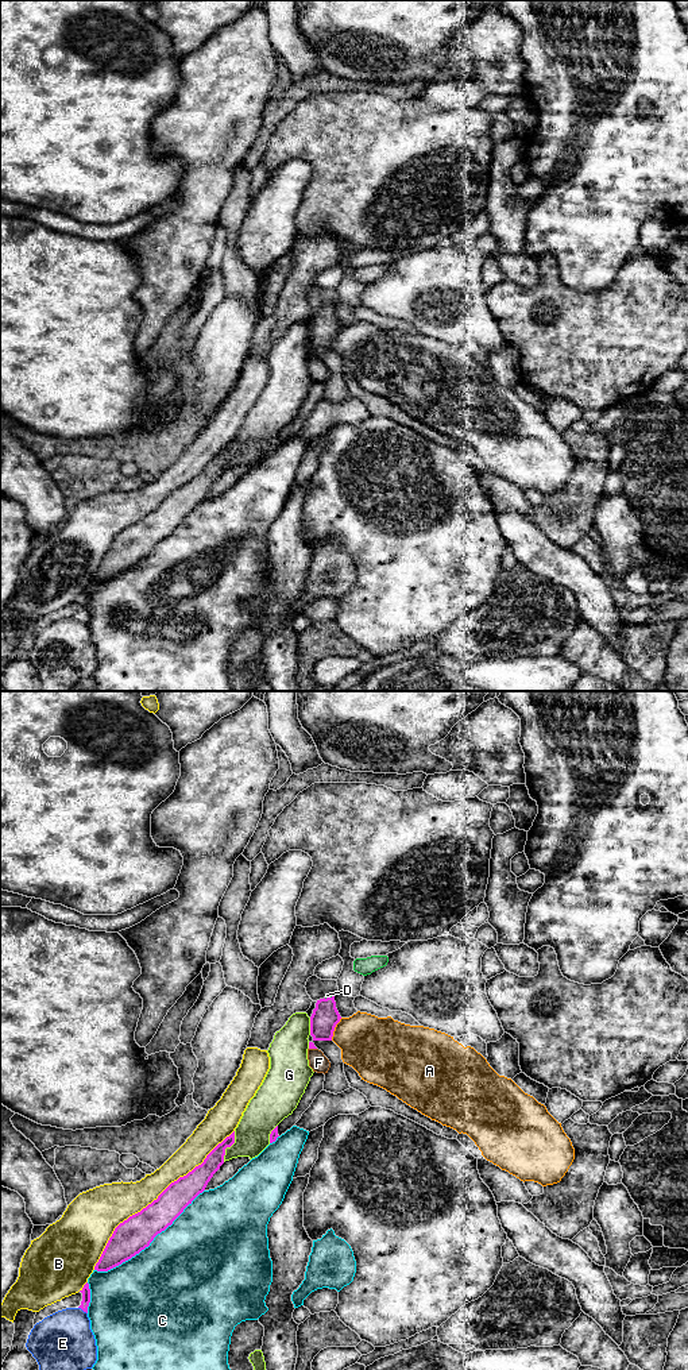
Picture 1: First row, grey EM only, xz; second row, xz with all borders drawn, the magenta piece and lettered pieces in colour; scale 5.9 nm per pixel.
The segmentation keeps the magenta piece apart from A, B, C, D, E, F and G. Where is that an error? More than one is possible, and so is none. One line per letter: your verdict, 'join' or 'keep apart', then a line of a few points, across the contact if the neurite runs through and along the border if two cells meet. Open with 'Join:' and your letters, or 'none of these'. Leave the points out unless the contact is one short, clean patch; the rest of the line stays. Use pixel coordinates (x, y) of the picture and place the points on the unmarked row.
Join: D
A: keep apart | xz (341, 327), (331, 348)
B: keep apart
C: keep apart
D: join | xz (325, 325), (328, 307), (327, 304)
E: keep apart
F: keep apart | xz (309, 357), (316, 358)
G: keep apart

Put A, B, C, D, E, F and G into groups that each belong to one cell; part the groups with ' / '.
A / B / C / D / E / F / G

